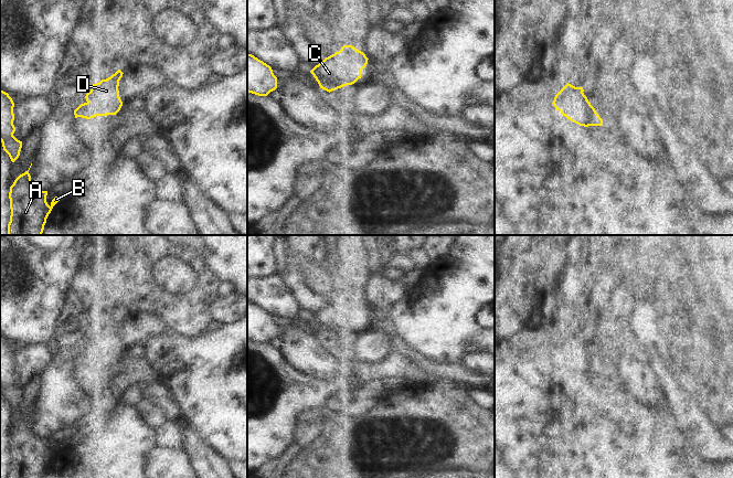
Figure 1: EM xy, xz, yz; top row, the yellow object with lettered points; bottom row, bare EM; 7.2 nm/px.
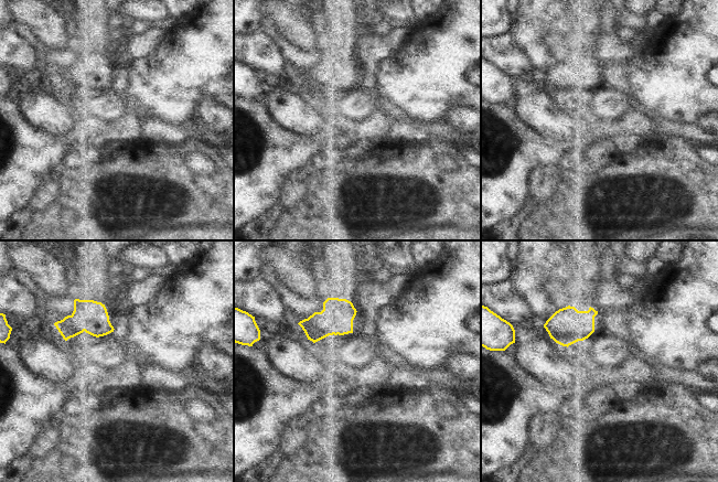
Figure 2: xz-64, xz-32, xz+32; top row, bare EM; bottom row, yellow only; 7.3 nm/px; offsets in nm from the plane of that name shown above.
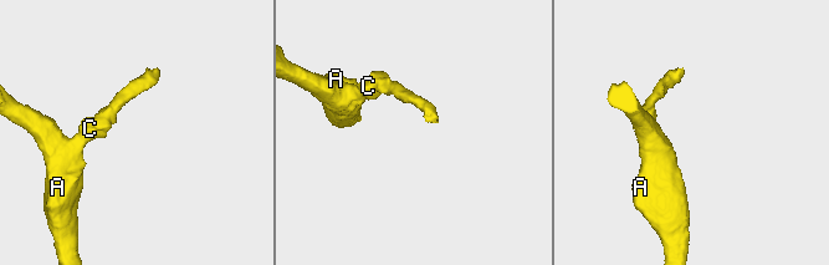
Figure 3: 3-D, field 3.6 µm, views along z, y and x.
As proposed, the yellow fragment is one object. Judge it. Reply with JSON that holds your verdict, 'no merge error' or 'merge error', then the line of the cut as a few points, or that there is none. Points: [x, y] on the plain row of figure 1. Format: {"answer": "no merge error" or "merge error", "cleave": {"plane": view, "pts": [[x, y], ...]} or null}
{"answer": "no merge error", "cleave": null}

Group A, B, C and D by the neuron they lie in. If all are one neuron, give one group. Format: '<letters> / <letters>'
A B C D

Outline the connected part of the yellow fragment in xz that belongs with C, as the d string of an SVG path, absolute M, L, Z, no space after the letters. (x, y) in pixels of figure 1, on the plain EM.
M343 293L339 299L326 305L310 320L320 336L332 339L354 331L368 311L365 301L352 293Z

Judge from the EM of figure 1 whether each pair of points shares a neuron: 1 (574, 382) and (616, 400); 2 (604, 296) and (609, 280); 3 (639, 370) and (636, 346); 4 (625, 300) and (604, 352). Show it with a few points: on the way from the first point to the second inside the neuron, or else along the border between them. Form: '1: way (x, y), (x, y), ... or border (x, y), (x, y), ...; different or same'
1: way (584, 389), (593, 389), (606, 397); same
2: way (604, 293), (606, 284); same
3: border (616, 352), (627, 352), (635, 357), (646, 356); different
4: way (616, 314), (604, 331), (604, 339); same

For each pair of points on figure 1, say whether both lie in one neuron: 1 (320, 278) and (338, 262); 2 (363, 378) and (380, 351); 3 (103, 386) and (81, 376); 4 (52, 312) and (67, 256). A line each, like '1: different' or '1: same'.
1: different
2: different
3: same
4: same

